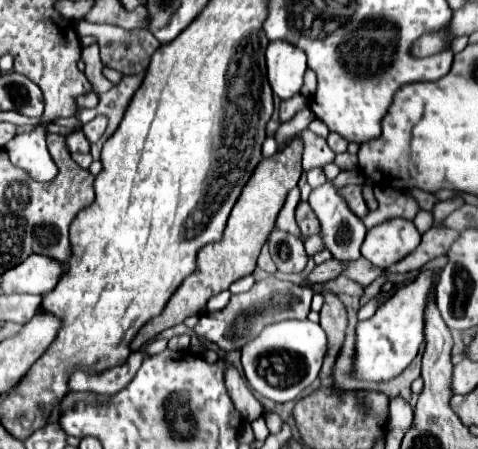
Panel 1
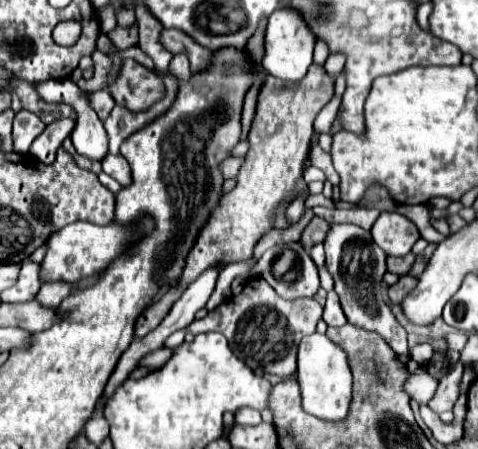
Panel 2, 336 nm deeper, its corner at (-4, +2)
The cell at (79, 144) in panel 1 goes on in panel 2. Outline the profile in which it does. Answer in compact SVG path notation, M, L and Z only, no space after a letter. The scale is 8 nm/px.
M108 154L108 156L104 156L102 158L102 170L108 174L108 176L112 176L114 180L118 180L122 186L126 186L126 184L130 184L130 166L128 166L128 162L126 162L126 158L124 156L114 156L114 154Z

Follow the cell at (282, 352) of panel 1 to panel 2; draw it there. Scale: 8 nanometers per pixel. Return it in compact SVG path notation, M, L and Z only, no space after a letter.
M310 334L300 340L298 346L298 382L302 384L302 408L322 420L342 420L348 414L352 374L348 366L348 356L338 344L334 344L324 334Z

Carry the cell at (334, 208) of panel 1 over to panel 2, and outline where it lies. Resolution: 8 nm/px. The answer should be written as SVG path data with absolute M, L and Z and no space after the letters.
M330 224L324 248L326 268L334 276L334 290L340 296L340 304L348 322L384 336L384 340L394 348L398 356L410 356L406 344L406 330L396 322L384 298L382 276L386 272L386 252L382 252L374 244L372 234L356 224Z

